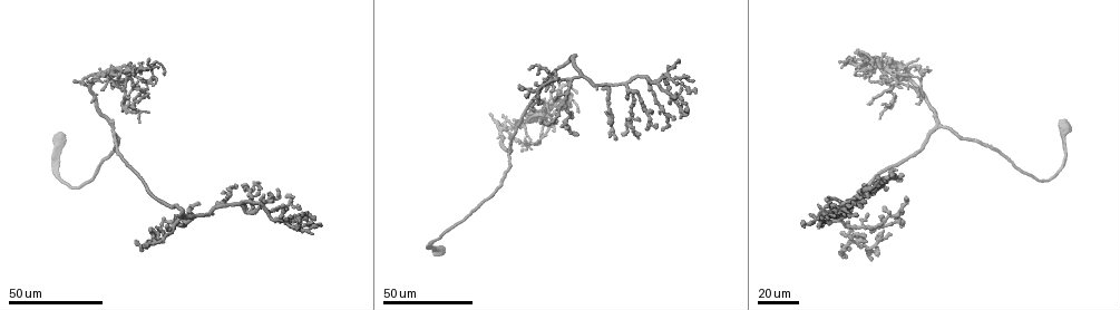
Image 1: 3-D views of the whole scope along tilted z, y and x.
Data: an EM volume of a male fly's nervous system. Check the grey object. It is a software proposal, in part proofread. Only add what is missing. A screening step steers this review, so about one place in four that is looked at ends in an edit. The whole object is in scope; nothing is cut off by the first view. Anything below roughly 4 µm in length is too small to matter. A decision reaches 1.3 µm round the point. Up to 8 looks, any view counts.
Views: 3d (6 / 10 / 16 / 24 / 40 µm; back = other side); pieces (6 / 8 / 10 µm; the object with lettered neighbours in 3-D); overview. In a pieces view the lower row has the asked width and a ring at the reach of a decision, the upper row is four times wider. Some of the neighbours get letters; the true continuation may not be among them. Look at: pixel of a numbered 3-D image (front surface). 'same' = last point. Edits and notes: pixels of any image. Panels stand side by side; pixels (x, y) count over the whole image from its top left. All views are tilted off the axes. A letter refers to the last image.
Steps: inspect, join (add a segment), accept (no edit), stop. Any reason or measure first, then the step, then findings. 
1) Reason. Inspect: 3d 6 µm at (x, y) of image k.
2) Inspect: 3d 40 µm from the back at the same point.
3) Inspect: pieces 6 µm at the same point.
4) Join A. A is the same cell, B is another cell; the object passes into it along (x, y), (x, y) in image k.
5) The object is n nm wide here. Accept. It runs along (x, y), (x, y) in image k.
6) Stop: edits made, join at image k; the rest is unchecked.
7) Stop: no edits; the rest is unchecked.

Branch stops here. Inspect: 3d 40 µm at (541, 123) of image 1.

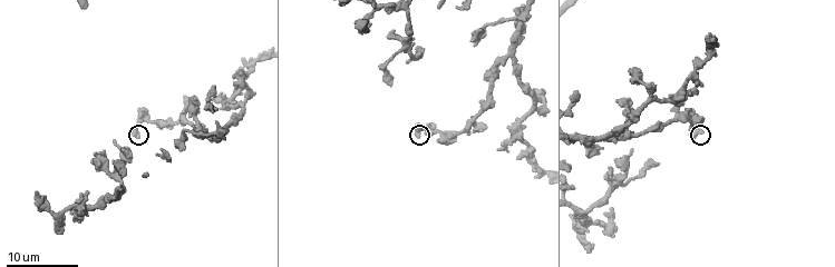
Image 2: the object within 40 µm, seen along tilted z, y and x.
Inspect: pieces 6 µm at (419, 126) of image 2.

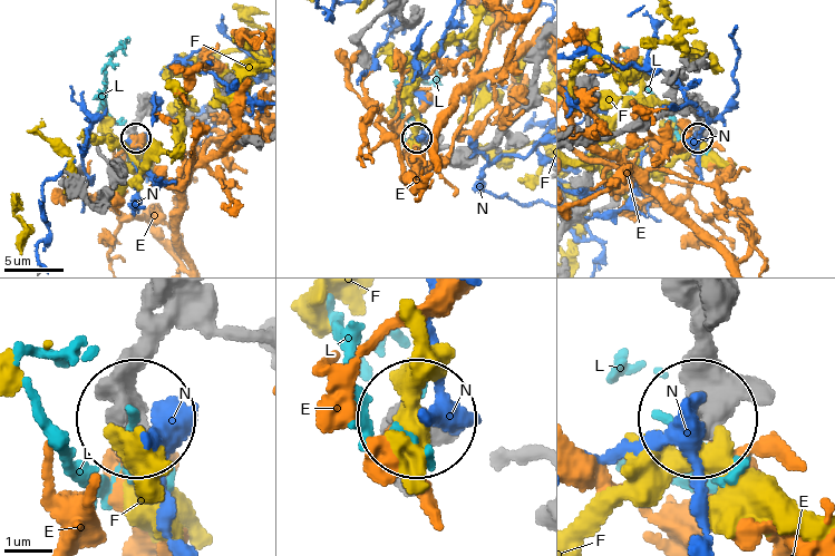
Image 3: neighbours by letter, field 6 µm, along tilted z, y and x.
Accept. E, F, L and N are other cells; no lettered segment goes on from it.

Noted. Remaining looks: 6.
Inspect: 3d 24 µm at (892, 84) of image 1.

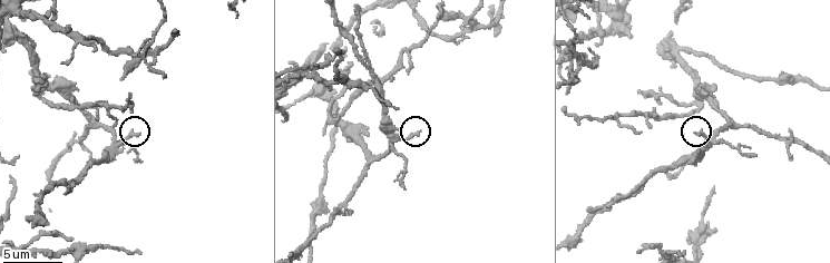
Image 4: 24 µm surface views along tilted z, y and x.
Inspect: pieces 6 µm at (139, 134) of image 4.

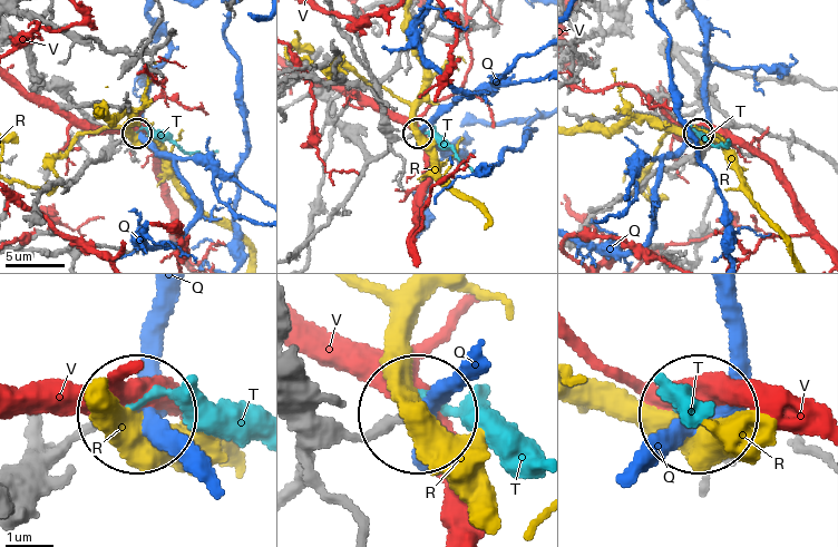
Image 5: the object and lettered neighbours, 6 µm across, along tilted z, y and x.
Accept. Q, R, T and V are other cells; it runs along (40, 437), (61, 447), (135, 420) in image 5; none of them fits.

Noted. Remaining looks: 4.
Thin end. Inspect: 3d 24 µm at (156, 83) of image 1.

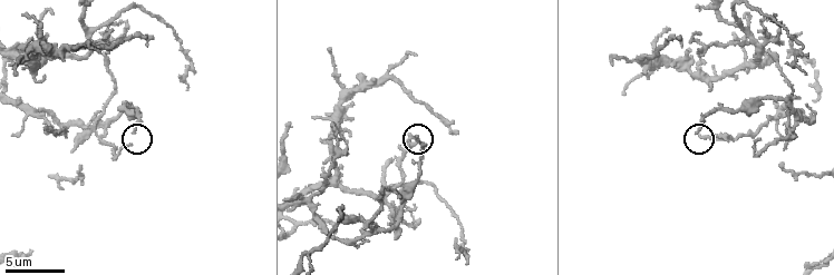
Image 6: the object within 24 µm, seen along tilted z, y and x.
Inspect: pieces 10 µm at (417, 139) of image 6.

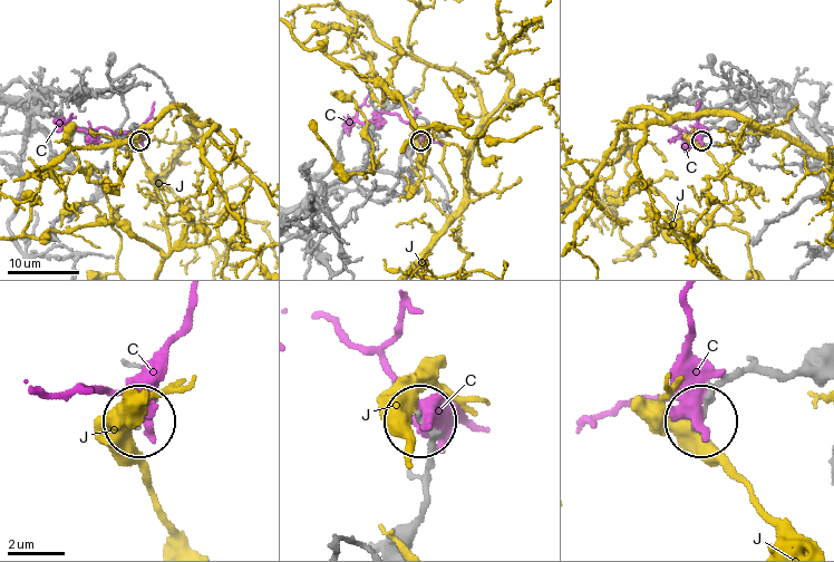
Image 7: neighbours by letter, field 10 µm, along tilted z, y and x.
Accept. C and J are other cells; it runs along (816, 356), (791, 368), (740, 371), (700, 417) in image 7; no lettered segment goes on from it.

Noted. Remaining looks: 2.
Branch stops here. Inspect: 3d 40 µm at (819, 228) of image 1.

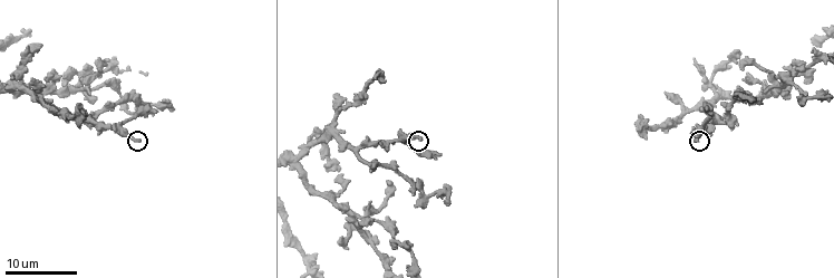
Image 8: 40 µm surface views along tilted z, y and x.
Inspect: pieces 6 µm at (139, 140) of image 8.

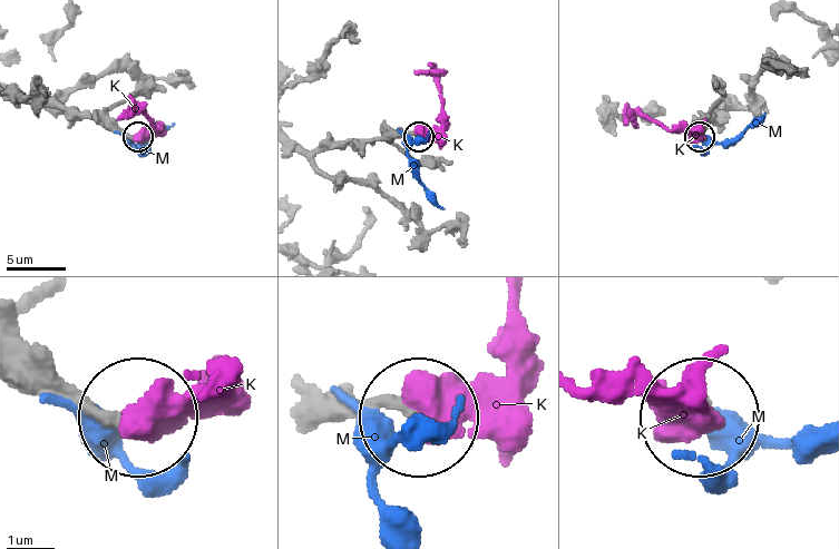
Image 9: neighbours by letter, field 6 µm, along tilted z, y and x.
Join K. K is the same cell, M is another cell; it goes on there.

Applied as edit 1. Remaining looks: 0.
Stop: edits made, join at image 9; the rest is unchecked.

